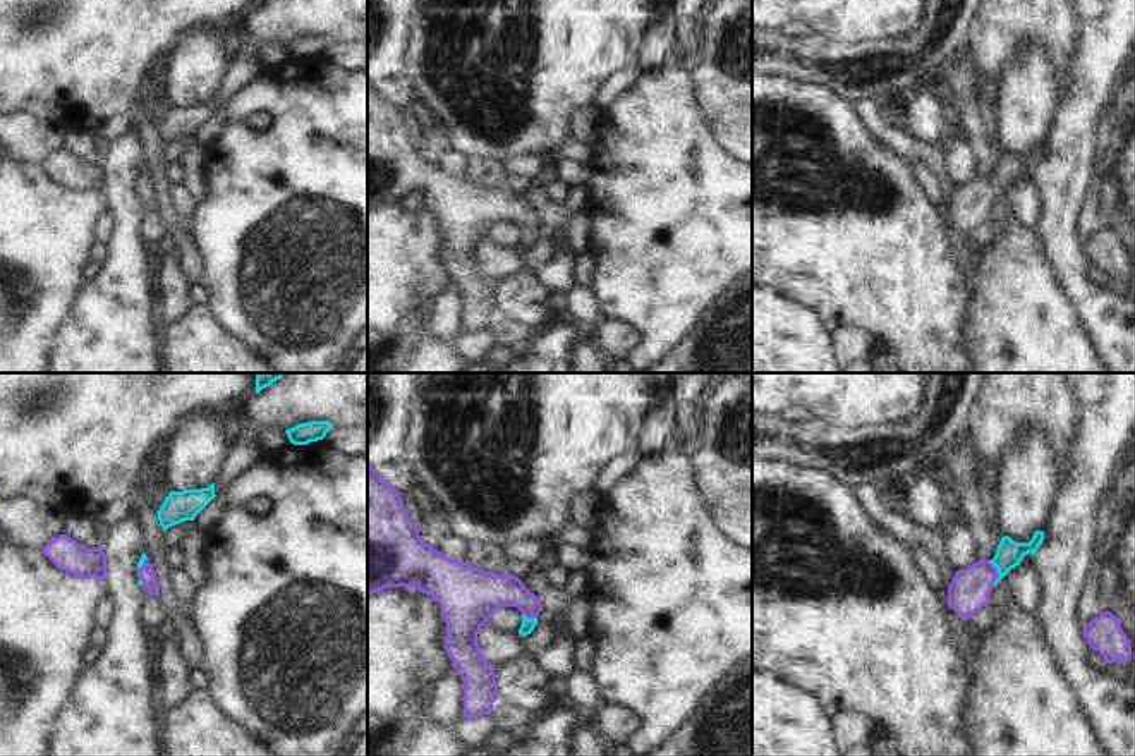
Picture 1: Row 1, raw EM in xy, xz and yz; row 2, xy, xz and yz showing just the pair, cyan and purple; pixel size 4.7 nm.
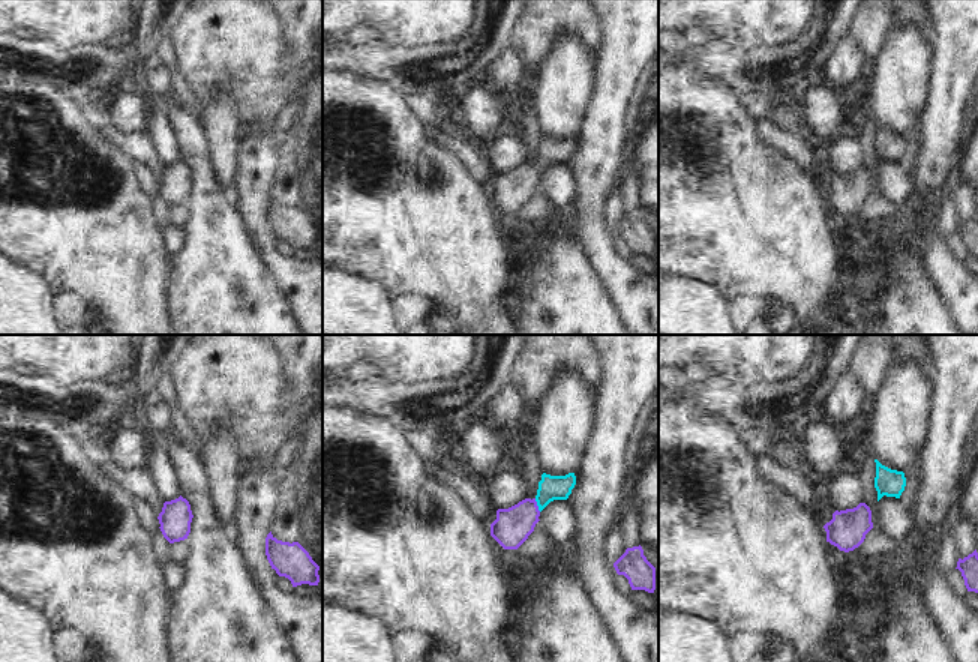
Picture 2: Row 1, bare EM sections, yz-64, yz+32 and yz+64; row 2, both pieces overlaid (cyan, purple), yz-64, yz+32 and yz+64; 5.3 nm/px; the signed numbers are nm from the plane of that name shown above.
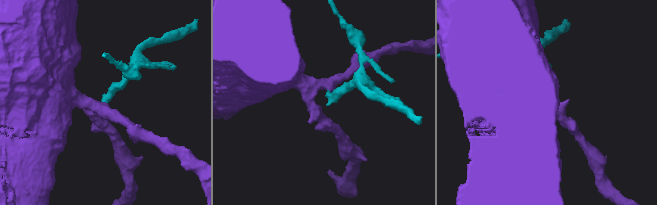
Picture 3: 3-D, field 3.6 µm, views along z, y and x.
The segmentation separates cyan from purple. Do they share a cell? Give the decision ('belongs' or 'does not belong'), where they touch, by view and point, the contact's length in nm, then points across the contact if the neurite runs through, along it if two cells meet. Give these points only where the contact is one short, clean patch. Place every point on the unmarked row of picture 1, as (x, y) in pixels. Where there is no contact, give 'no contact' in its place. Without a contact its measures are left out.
belongs; contact yz (998, 188); length 120 nm; way yz (1010, 169), (998, 188), (988, 188), (969, 207)

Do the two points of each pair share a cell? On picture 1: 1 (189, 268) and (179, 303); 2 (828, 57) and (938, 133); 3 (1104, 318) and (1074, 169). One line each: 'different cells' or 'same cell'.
1: different cells
2: different cells
3: same cell

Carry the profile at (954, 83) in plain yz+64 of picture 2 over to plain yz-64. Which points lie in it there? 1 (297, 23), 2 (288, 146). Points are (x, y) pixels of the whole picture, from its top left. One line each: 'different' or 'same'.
1: same
2: different

